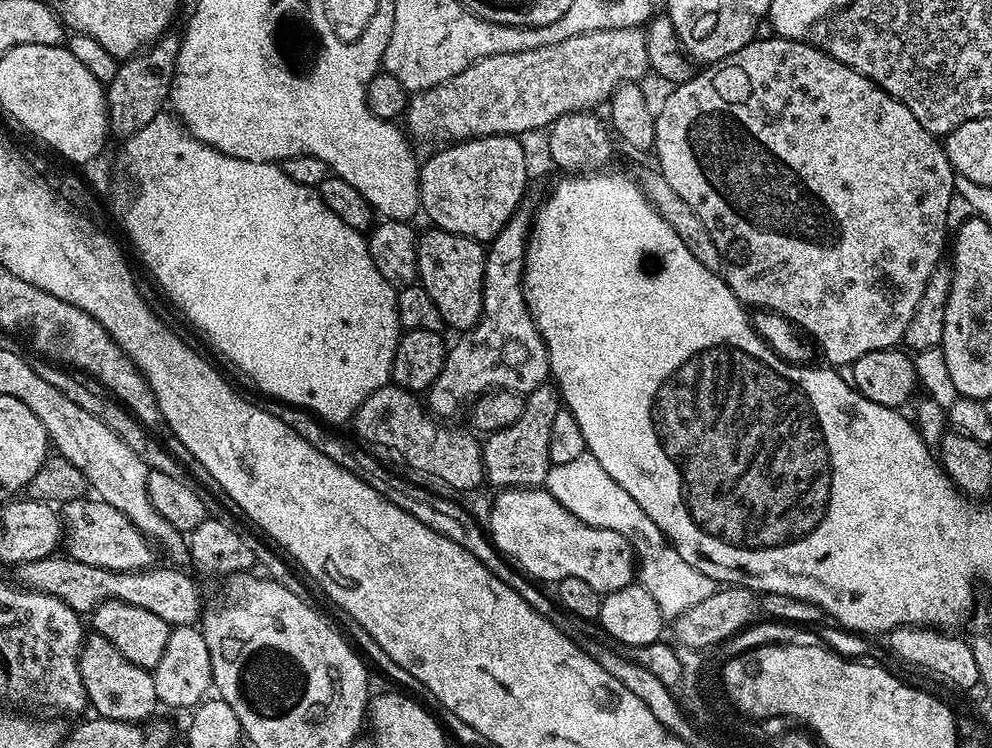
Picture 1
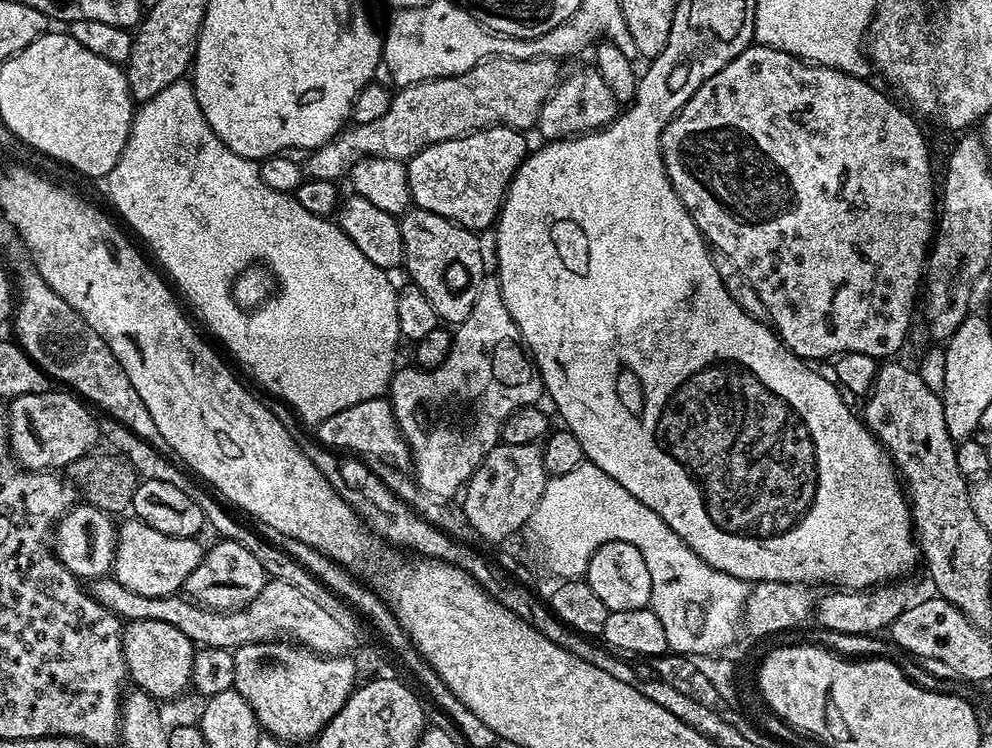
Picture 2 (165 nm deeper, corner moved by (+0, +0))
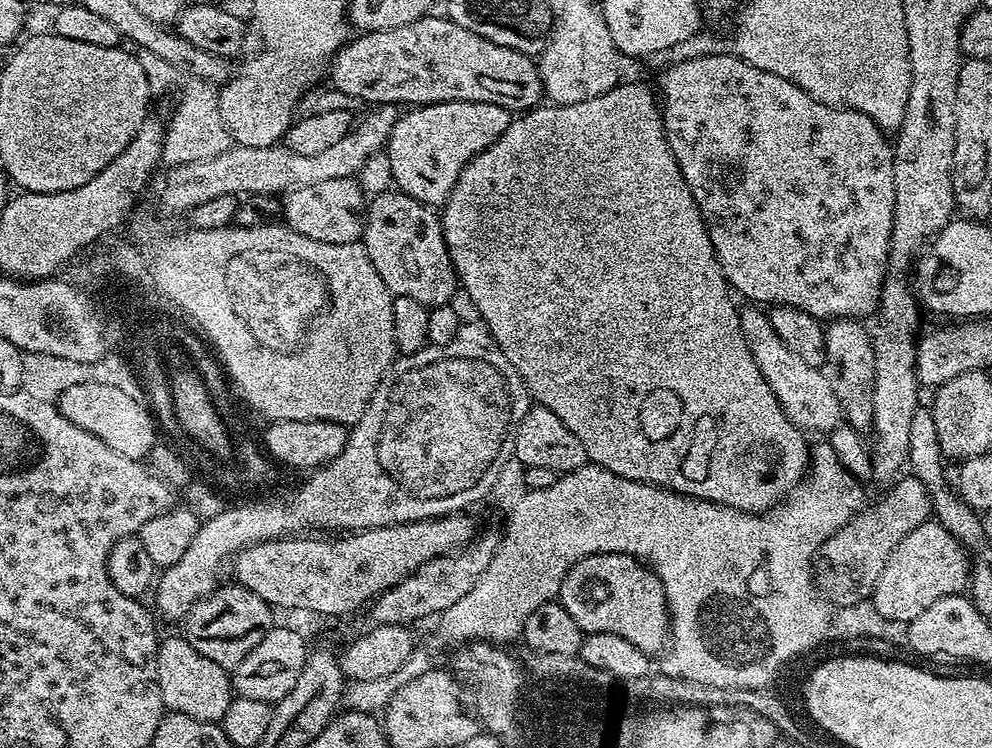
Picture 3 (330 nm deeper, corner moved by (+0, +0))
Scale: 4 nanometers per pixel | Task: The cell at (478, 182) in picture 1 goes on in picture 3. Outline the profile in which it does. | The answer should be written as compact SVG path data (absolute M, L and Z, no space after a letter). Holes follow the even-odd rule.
M446 100L443 104L422 104L397 119L394 130L386 145L386 155L390 160L390 179L395 187L419 204L443 206L454 190L462 170L479 152L484 152L502 133L512 125L514 116L508 109L483 100Z

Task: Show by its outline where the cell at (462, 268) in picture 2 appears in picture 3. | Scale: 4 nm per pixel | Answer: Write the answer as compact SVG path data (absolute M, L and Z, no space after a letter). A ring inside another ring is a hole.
M377 191L366 208L362 243L370 262L374 262L374 270L387 277L392 268L392 252L396 252L404 267L399 288L403 295L418 298L418 302L429 306L449 303L453 299L451 296L458 292L458 277L444 237L441 217L437 213L435 216L429 205L419 204L404 192L391 191Z

